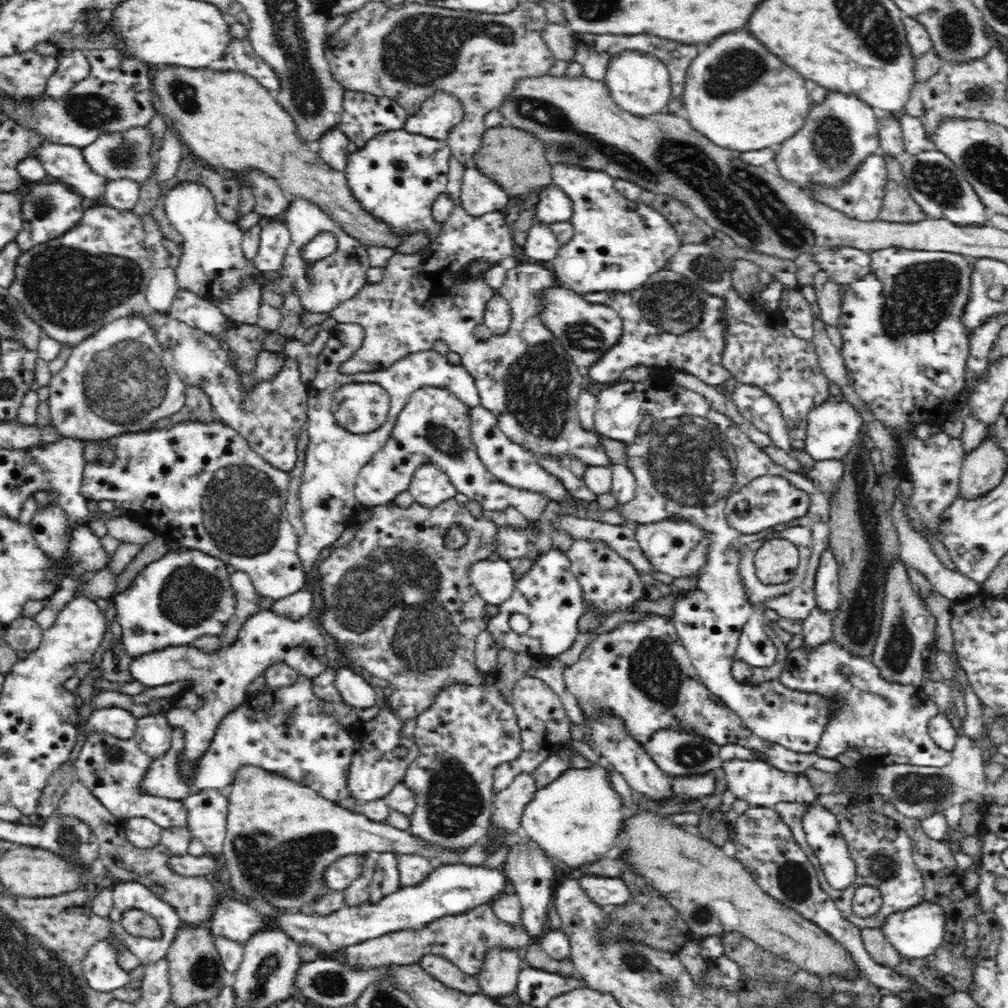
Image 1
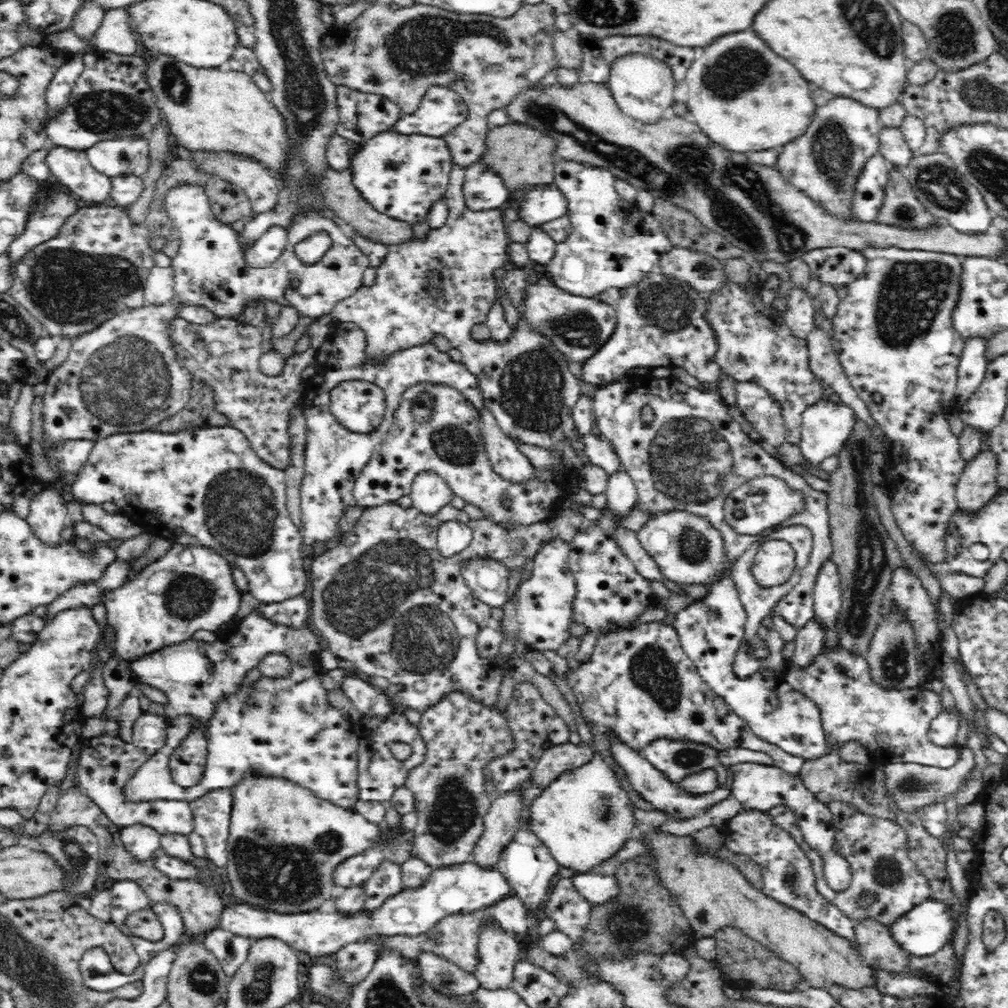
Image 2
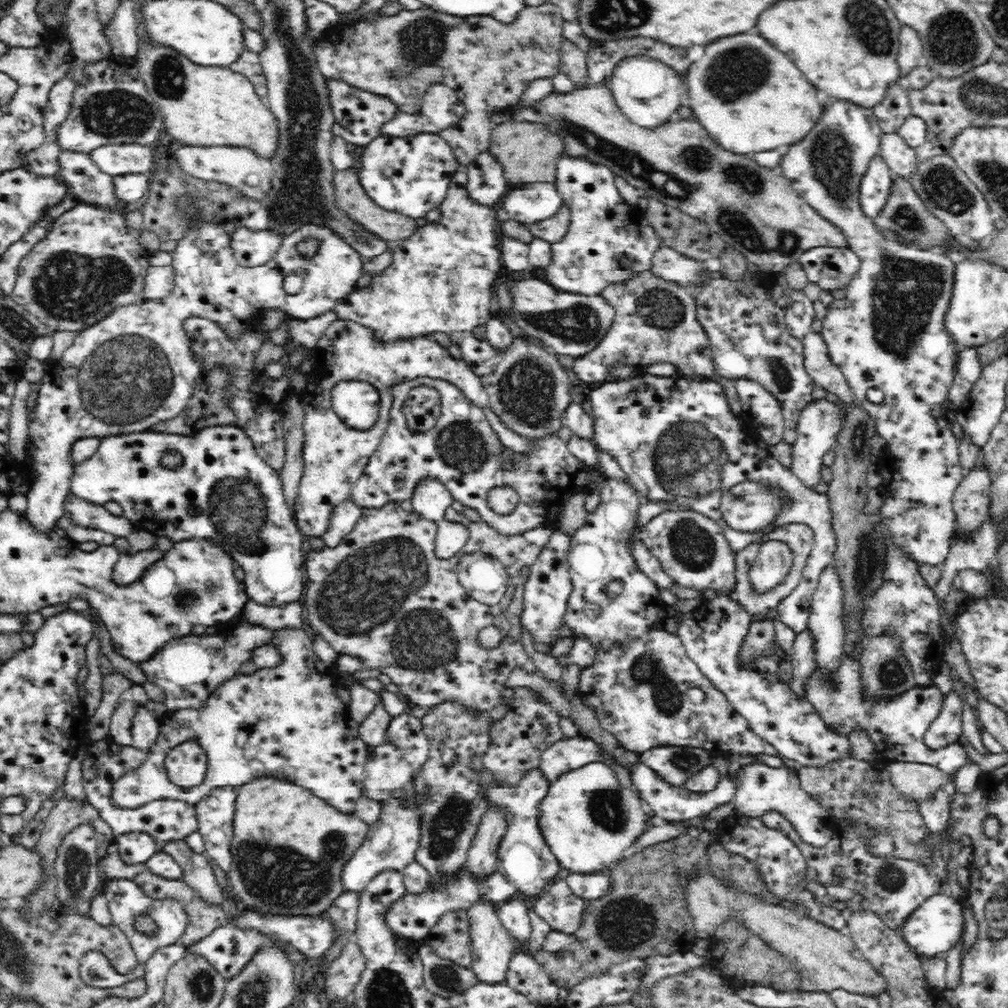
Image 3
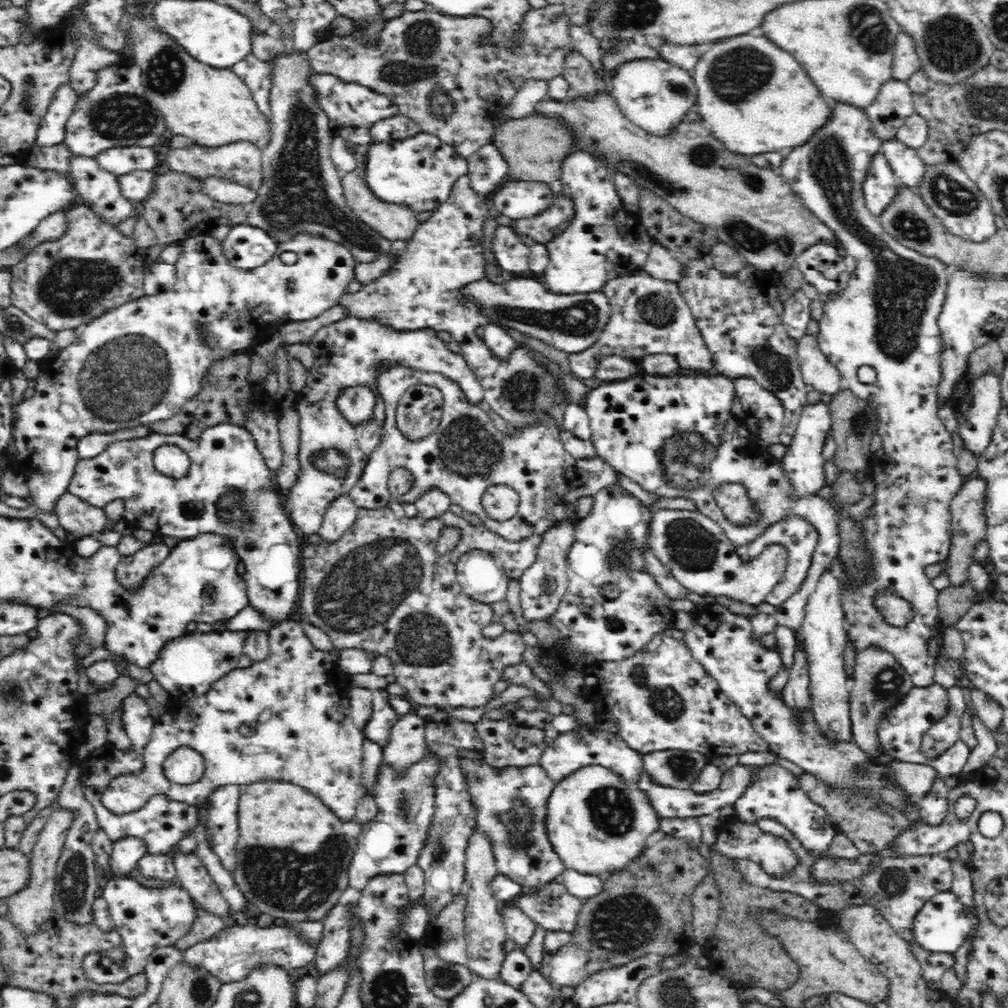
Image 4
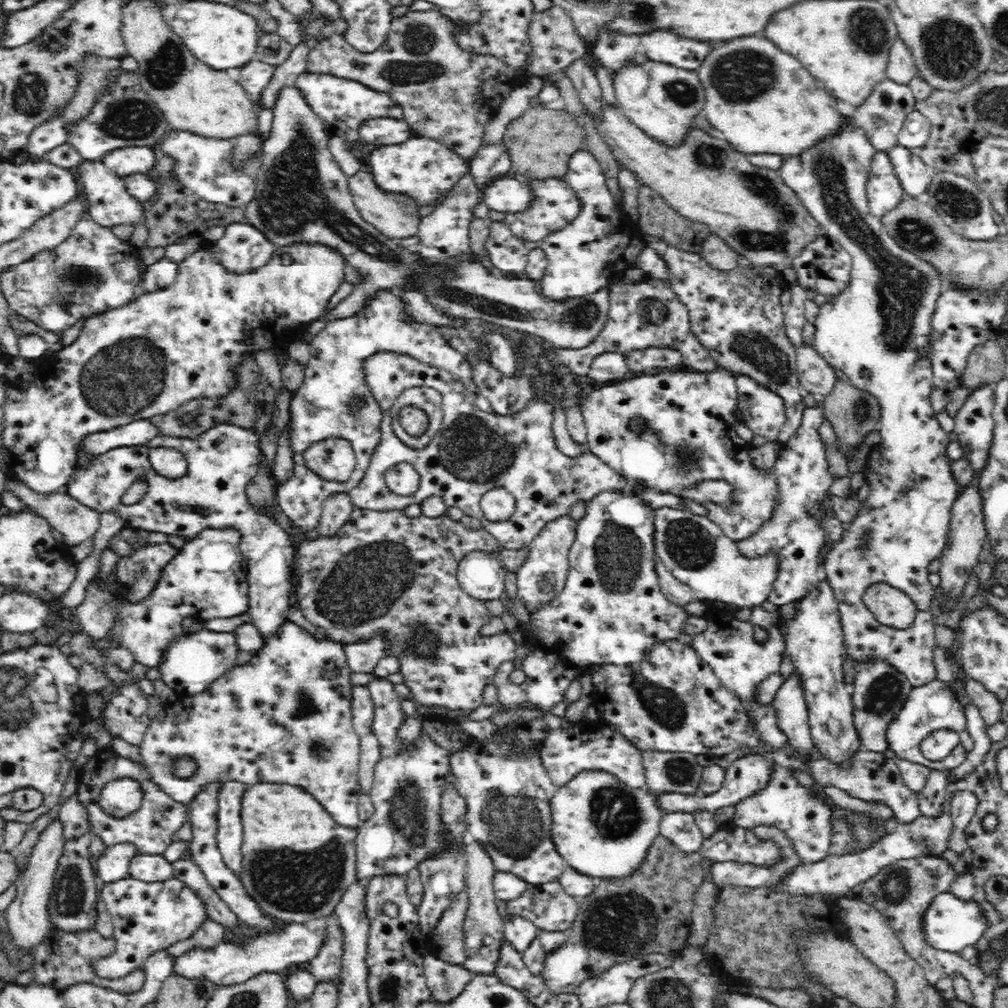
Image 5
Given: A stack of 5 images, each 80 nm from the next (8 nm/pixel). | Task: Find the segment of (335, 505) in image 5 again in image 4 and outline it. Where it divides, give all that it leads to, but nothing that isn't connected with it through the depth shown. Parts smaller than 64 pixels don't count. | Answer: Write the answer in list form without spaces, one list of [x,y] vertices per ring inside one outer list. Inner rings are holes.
[[[350,495],[340,496],[332,503],[319,532],[324,544],[334,544],[340,541],[345,532],[353,529],[359,514],[359,507]]]

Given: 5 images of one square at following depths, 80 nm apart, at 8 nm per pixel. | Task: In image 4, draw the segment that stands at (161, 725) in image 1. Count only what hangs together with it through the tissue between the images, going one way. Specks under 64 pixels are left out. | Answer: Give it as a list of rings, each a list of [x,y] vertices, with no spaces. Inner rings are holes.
[[[135,691],[124,698],[121,706],[124,711],[122,719],[124,719],[126,733],[131,740],[131,746],[142,752],[153,736],[156,720],[150,716],[144,698]]]

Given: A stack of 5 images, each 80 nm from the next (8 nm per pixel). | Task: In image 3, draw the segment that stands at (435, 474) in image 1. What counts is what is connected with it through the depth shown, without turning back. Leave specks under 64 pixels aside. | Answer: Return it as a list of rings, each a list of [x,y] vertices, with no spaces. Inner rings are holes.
[[[422,478],[409,499],[418,515],[436,524],[444,519],[446,510],[454,501],[448,488],[434,478]]]

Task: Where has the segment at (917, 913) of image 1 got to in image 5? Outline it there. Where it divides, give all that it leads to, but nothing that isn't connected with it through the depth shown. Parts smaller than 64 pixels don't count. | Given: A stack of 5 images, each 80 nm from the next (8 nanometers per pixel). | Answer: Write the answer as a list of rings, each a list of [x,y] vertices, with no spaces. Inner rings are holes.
[[[951,892],[937,894],[933,901],[927,906],[927,909],[921,916],[922,920],[922,937],[926,941],[926,945],[930,949],[958,953],[966,948],[966,946],[974,946],[978,940],[982,938],[982,934],[986,932],[986,921],[984,921],[984,915],[982,914],[981,907],[977,902],[970,900],[970,902],[964,902],[962,899],[954,896]]]

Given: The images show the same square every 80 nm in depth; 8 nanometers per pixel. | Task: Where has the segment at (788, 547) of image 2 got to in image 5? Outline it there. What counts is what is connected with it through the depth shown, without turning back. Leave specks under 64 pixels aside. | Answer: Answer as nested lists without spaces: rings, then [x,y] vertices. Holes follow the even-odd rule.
[[[663,507],[655,511],[654,556],[679,582],[686,584],[695,600],[722,601],[739,608],[754,608],[769,600],[780,570],[780,555],[772,551],[754,558],[742,556],[738,545],[706,516],[688,510]]]

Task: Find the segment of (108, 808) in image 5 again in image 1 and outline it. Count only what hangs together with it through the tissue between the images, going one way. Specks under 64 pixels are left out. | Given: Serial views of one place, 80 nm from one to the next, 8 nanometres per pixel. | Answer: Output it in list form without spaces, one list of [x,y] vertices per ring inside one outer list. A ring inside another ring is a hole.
[[[300,675],[294,686],[286,686],[280,690],[267,689],[260,696],[248,696],[242,706],[238,706],[220,722],[216,735],[206,752],[194,762],[186,762],[186,765],[190,765],[190,770],[186,770],[186,774],[182,774],[184,735],[174,729],[170,750],[165,757],[152,761],[142,786],[150,794],[180,801],[181,798],[186,798],[199,790],[225,791],[238,768],[244,765],[254,765],[309,786],[317,790],[324,798],[339,804],[341,799],[350,798],[349,790],[346,788],[346,775],[355,748],[353,747],[354,741],[350,739],[349,729],[340,724],[336,716],[320,711],[320,702],[311,691],[311,681]]]

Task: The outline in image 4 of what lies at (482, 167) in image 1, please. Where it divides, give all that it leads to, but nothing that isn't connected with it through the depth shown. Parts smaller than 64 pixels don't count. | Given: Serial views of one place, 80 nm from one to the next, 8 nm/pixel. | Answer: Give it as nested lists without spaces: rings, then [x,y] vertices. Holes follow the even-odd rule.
[[[534,114],[498,125],[491,143],[506,161],[507,176],[516,182],[538,181],[556,186],[562,159],[573,152],[573,140],[561,122]]]

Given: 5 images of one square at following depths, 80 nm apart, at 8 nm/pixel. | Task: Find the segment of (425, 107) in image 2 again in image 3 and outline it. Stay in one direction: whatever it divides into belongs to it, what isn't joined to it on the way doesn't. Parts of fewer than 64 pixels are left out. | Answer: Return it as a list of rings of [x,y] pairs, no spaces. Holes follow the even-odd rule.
[[[430,85],[416,114],[399,113],[384,124],[382,135],[407,137],[415,134],[437,134],[454,126],[466,115],[466,108],[456,91],[448,85]]]

